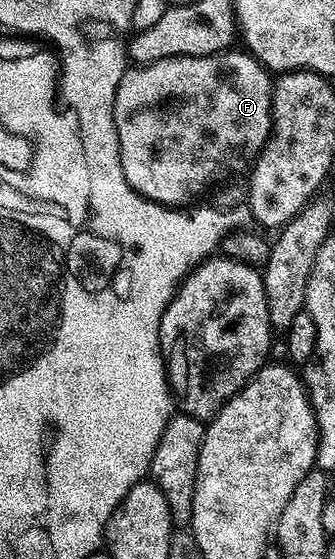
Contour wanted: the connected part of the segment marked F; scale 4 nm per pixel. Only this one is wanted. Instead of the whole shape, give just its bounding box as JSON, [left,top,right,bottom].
[113,50,274,209]

